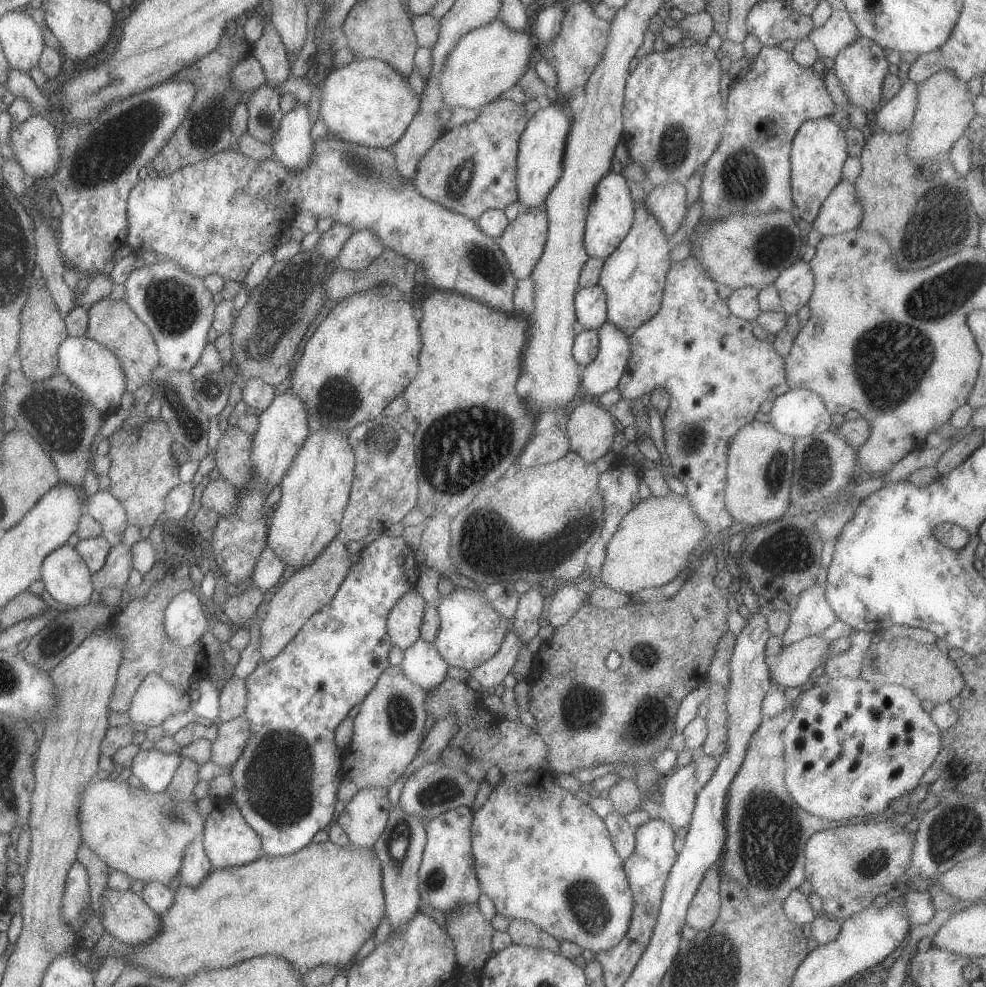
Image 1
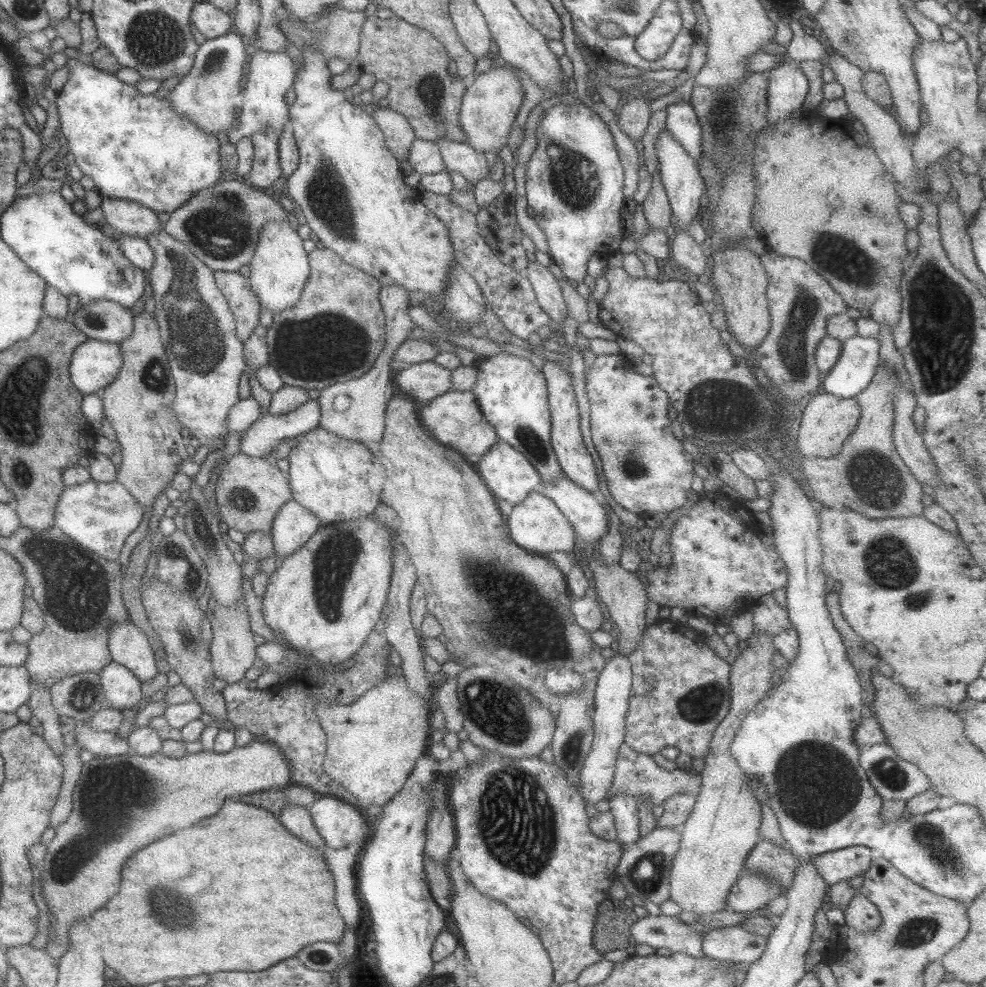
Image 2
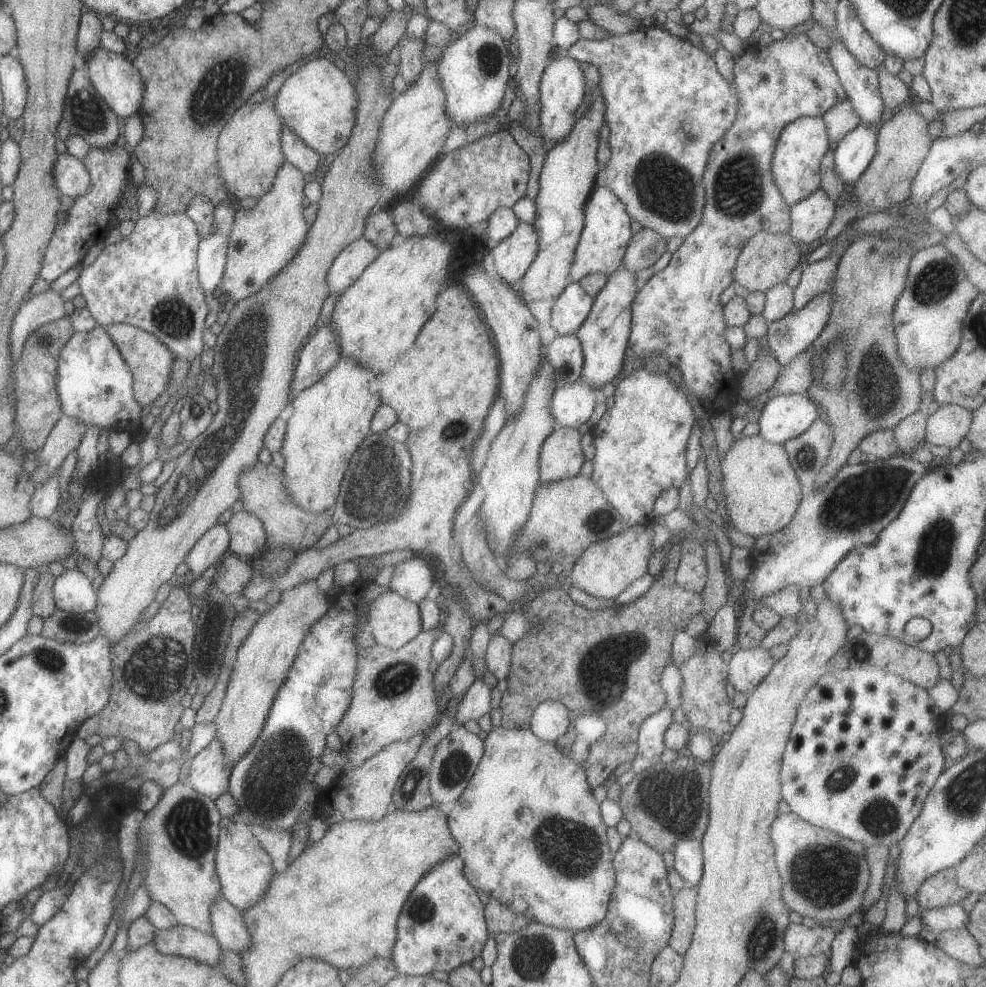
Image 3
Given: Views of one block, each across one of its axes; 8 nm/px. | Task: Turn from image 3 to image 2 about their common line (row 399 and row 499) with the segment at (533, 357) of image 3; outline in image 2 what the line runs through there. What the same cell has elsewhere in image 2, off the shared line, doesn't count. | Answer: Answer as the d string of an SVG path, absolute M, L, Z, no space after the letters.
M498 440L484 456L473 460L479 475L483 478L491 492L502 500L507 500L513 505L520 504L536 486L542 484L541 476L535 466L513 446Z

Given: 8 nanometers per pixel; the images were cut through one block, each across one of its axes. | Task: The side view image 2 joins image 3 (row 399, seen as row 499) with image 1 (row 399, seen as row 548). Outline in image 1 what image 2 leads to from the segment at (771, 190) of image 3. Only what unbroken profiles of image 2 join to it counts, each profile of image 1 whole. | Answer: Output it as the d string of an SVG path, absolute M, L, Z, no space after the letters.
M690 254L686 260L672 261L671 263L672 266L670 266L670 271L667 275L660 311L650 322L646 322L630 335L632 350L630 350L630 358L628 358L628 364L626 364L626 371L622 374L617 388L622 395L622 399L626 399L629 403L633 400L637 405L641 396L652 393L658 386L662 386L662 388L666 388L666 390L670 392L670 408L668 408L666 416L663 417L664 444L666 445L666 448L663 450L665 450L668 455L668 460L670 460L670 464L672 465L674 476L686 485L687 496L690 504L692 504L692 510L696 512L696 518L700 518L700 522L704 522L704 526L708 528L708 534L714 537L716 534L730 528L735 521L734 518L732 518L732 514L728 512L728 508L725 506L724 496L726 491L728 450L731 441L744 426L755 421L755 416L760 411L760 405L763 402L766 402L766 400L773 402L778 396L788 392L789 387L784 359L775 351L774 344L768 342L768 340L758 340L753 334L754 324L732 315L727 300L722 300L720 294L718 294L718 284L706 274L704 264L700 264L698 258L696 258L694 254Z

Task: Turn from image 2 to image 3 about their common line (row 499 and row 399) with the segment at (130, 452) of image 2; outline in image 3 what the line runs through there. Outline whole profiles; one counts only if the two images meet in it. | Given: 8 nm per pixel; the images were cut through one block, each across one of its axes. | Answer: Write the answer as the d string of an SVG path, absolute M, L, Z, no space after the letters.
M116 323L104 327L104 330L108 332L112 342L114 342L116 348L125 358L126 364L132 370L134 378L133 392L136 402L141 404L142 407L146 406L146 404L152 405L152 402L165 392L170 384L172 376L171 366L174 362L172 352L168 350L168 346L164 346L164 342L160 342L156 338L155 334L142 330L137 326Z

